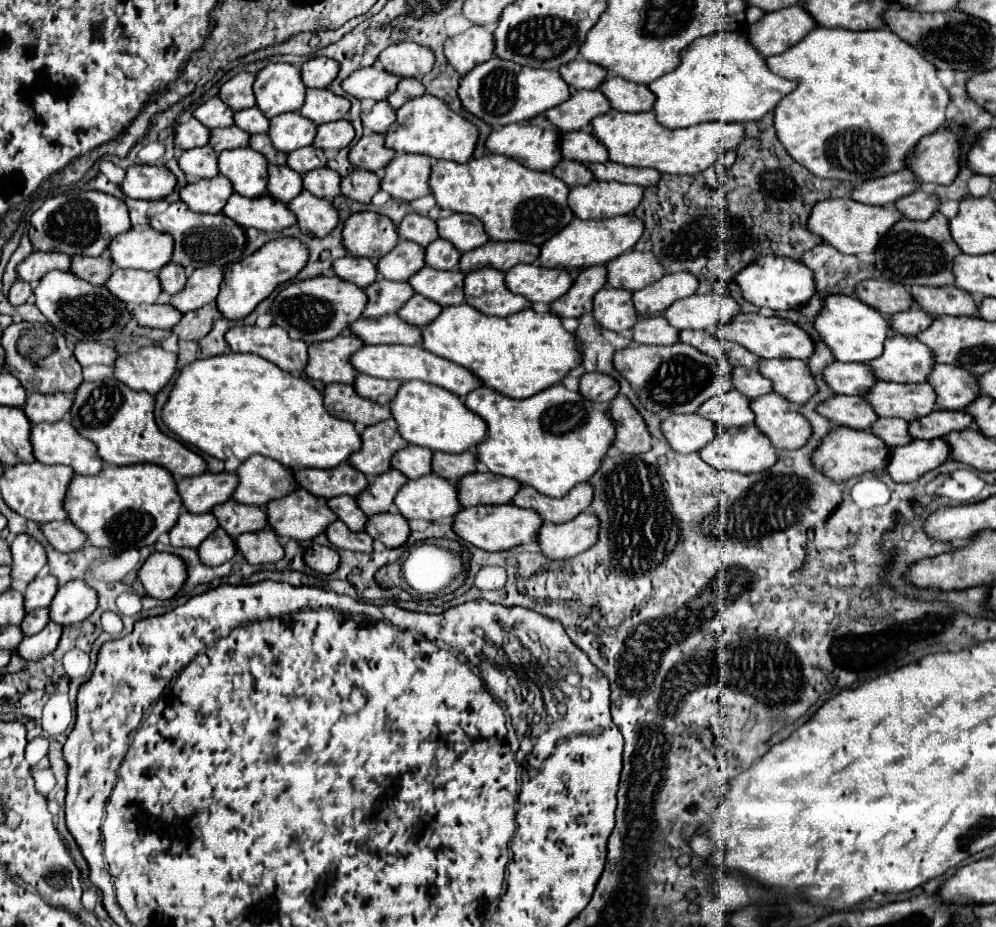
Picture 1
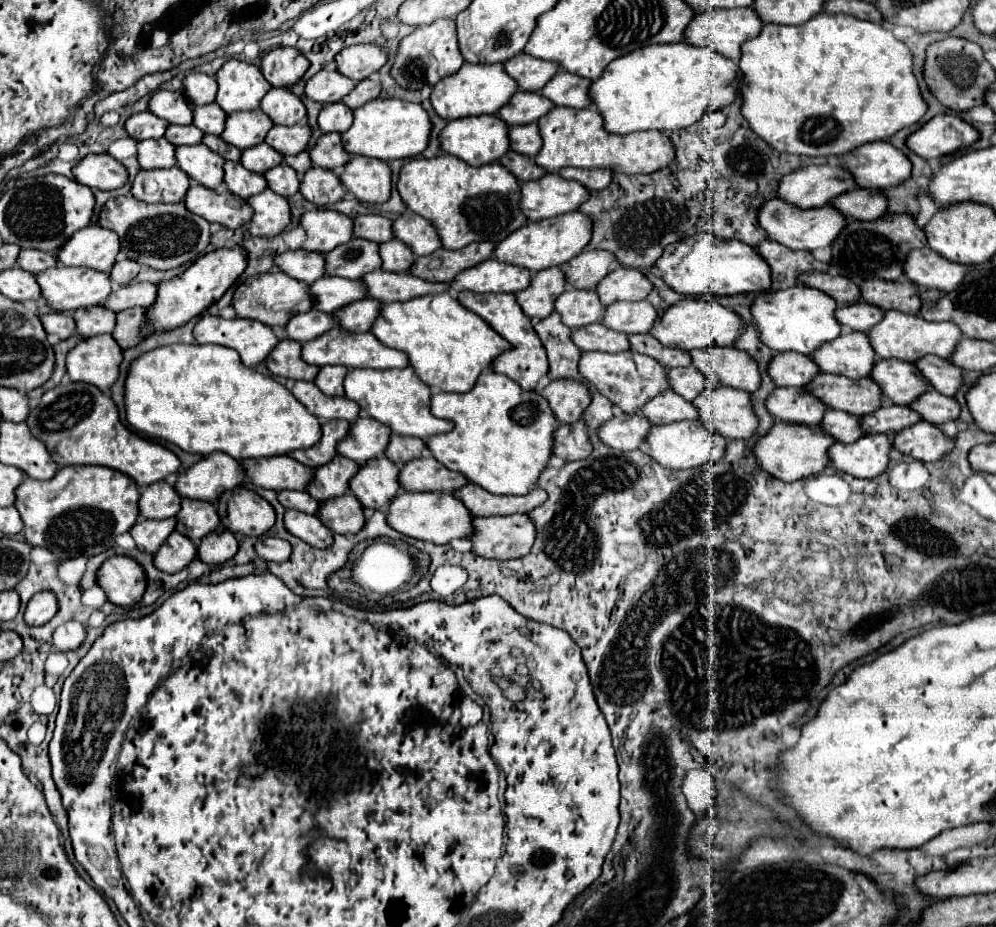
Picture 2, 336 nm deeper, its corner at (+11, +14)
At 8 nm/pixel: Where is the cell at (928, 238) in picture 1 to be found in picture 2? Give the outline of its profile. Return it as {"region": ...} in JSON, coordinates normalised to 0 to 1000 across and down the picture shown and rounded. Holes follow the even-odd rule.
{"region":[[[889,231],[877,239],[854,237],[844,252],[836,259],[836,278],[834,285],[844,291],[844,298],[864,304],[868,300],[887,300],[887,302],[905,302],[905,285],[909,276],[929,265],[929,250],[919,242],[911,231]]]}

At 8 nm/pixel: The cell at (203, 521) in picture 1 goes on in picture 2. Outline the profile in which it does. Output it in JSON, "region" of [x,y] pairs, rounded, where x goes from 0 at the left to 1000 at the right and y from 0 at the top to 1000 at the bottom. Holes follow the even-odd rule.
{"region":[[[176,559],[170,561],[144,561],[138,563],[130,576],[136,580],[138,591],[150,598],[156,598],[158,591],[168,583],[168,578],[176,572]]]}

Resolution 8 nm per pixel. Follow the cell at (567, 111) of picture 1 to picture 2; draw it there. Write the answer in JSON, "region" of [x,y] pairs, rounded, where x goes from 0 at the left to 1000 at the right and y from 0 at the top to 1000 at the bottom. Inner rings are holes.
{"region":[[[517,99],[513,108],[499,121],[499,125],[509,136],[533,134],[547,125],[547,121],[551,121],[553,117],[555,112],[551,112],[551,108],[547,108],[547,104],[543,104],[541,99]]]}

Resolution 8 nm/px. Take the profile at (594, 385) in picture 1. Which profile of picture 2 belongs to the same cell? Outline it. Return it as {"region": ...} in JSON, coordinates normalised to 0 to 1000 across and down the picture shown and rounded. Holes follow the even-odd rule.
{"region":[[[557,410],[541,425],[551,434],[557,453],[565,457],[579,455],[593,436],[591,421],[577,410]]]}

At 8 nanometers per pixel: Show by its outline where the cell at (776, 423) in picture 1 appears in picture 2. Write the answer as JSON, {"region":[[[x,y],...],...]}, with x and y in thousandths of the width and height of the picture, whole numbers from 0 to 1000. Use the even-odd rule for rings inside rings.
{"region":[[[720,416],[704,423],[696,431],[696,438],[702,442],[702,455],[728,475],[752,472],[760,462],[760,449],[756,447],[750,423]]]}

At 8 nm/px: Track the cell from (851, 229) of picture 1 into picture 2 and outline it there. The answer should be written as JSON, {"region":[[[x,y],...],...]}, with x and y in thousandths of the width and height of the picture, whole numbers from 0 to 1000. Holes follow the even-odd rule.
{"region":[[[774,214],[768,220],[764,220],[764,224],[760,227],[760,237],[772,259],[780,259],[782,263],[788,263],[792,270],[810,270],[810,272],[832,265],[840,257],[840,250],[844,250],[844,246],[850,239],[848,233],[844,233],[838,224],[824,222],[824,224],[804,227],[804,224],[796,224],[794,220],[788,220],[782,214]]]}

